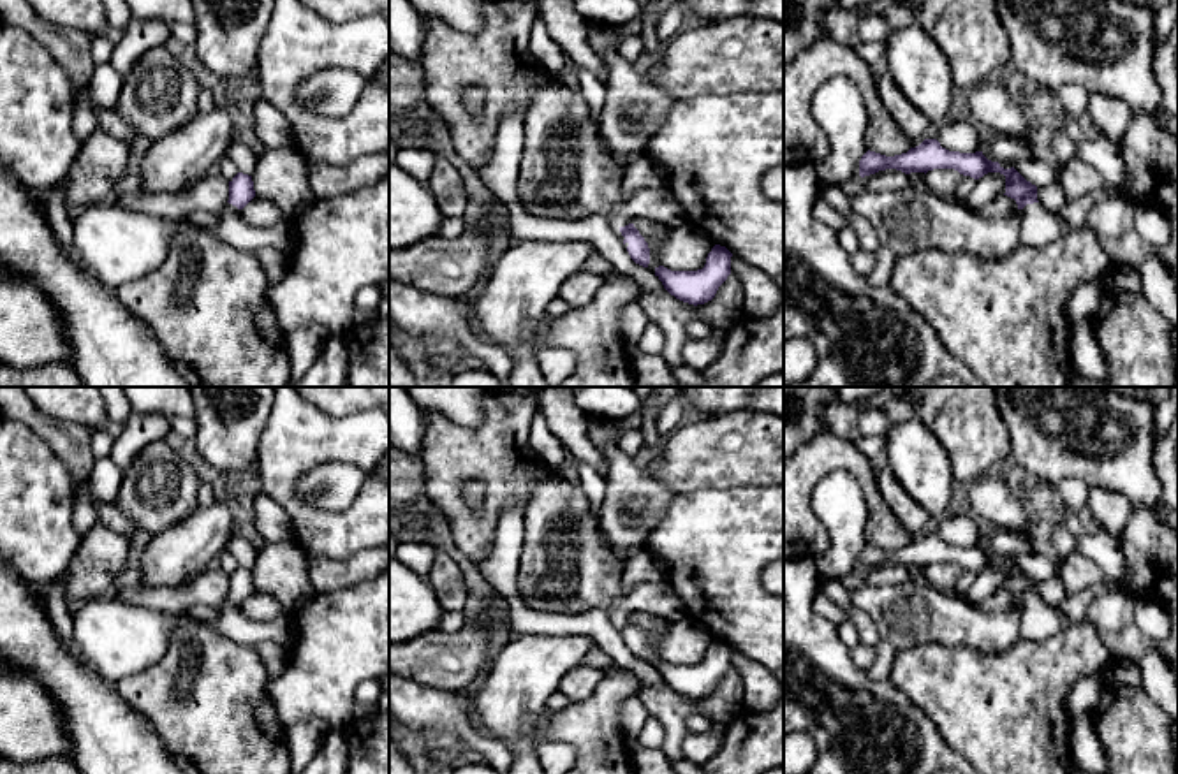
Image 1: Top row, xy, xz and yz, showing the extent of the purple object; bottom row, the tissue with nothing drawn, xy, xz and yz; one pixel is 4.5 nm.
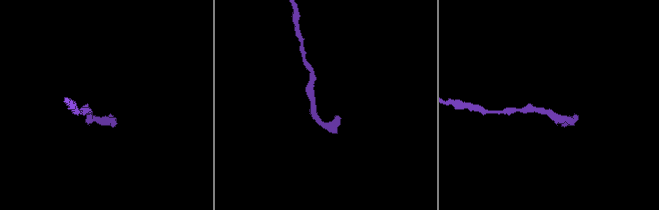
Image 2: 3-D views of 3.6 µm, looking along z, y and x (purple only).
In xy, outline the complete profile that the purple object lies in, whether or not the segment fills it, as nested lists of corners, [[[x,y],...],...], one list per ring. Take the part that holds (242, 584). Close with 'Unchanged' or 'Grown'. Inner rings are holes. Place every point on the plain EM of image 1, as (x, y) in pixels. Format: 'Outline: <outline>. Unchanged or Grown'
Outline: [[[238,566],[229,575],[229,595],[218,607],[218,619],[208,624],[213,632],[234,640],[239,646],[252,647],[259,642],[276,642],[291,651],[296,642],[296,624],[292,617],[276,617],[273,621],[252,621],[241,612],[241,603],[255,591],[252,570]]]. Grown

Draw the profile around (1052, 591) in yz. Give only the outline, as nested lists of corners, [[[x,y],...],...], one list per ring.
[[[1058,577],[1048,580],[1037,580],[1037,595],[1053,607],[1057,607],[1067,596],[1064,584]]]

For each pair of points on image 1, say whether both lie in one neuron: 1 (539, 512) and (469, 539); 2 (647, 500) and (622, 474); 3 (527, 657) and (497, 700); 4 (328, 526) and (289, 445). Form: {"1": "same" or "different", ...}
{"1": "different", "2": "same", "3": "same", "4": "same"}

